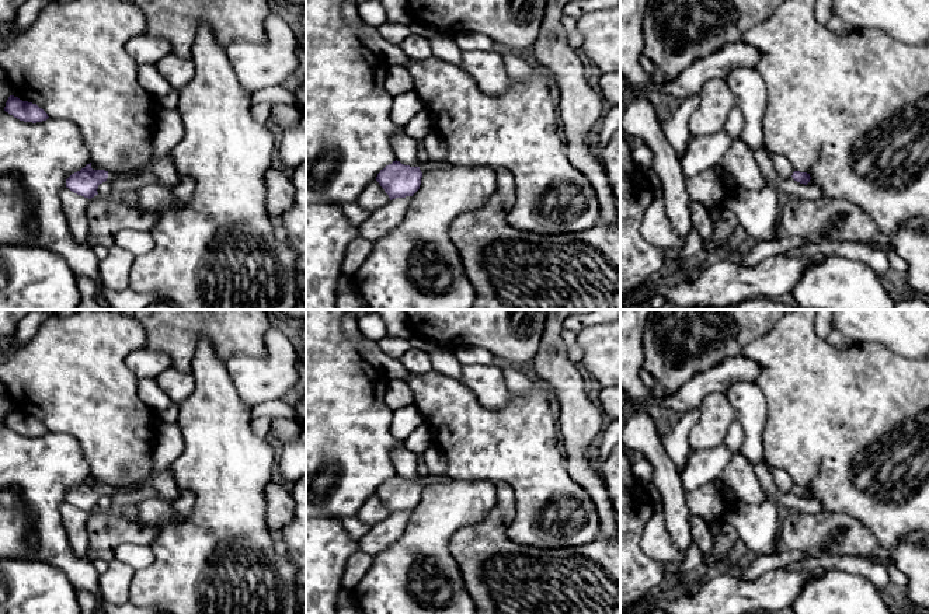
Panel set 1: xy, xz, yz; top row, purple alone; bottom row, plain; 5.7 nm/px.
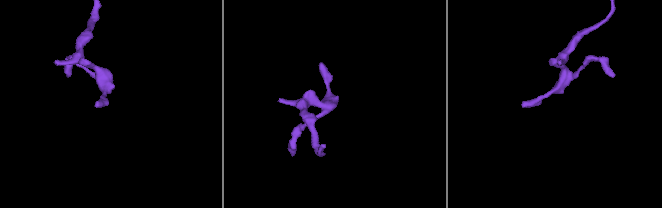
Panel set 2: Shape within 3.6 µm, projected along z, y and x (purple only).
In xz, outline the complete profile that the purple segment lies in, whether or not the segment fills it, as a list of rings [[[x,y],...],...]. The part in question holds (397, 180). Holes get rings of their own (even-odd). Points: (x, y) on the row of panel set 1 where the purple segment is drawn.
[[[396,160],[380,170],[376,181],[392,200],[396,198],[413,196],[420,189],[421,178],[422,172],[420,167],[404,165]]]

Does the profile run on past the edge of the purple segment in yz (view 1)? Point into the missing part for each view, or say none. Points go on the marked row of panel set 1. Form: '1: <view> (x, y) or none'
1: none

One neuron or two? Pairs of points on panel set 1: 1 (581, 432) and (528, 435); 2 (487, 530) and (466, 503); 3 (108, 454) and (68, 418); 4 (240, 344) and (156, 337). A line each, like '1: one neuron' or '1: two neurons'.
1: two neurons
2: two neurons
3: one neuron
4: one neuron

